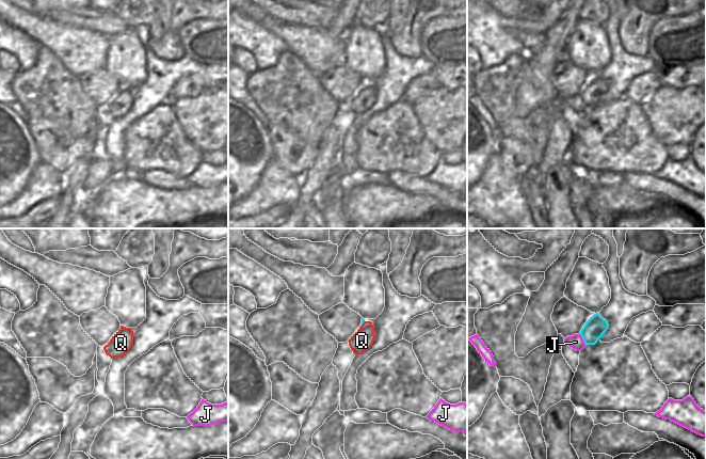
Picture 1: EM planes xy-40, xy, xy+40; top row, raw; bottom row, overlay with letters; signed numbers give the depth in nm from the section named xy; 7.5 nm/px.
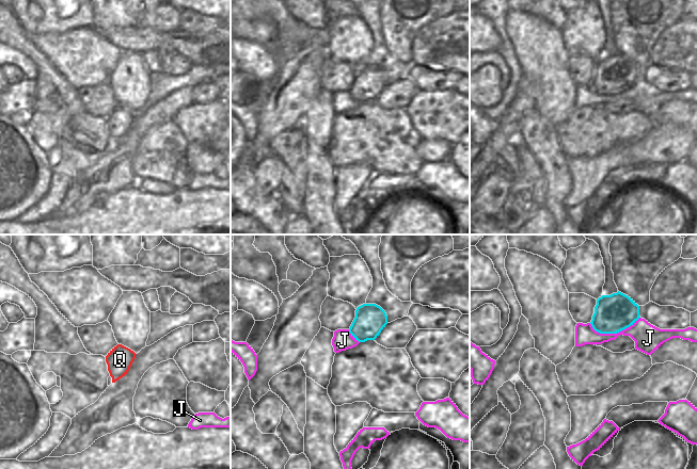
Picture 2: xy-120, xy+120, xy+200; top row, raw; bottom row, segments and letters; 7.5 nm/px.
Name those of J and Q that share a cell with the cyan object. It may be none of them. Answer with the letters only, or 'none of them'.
Q

